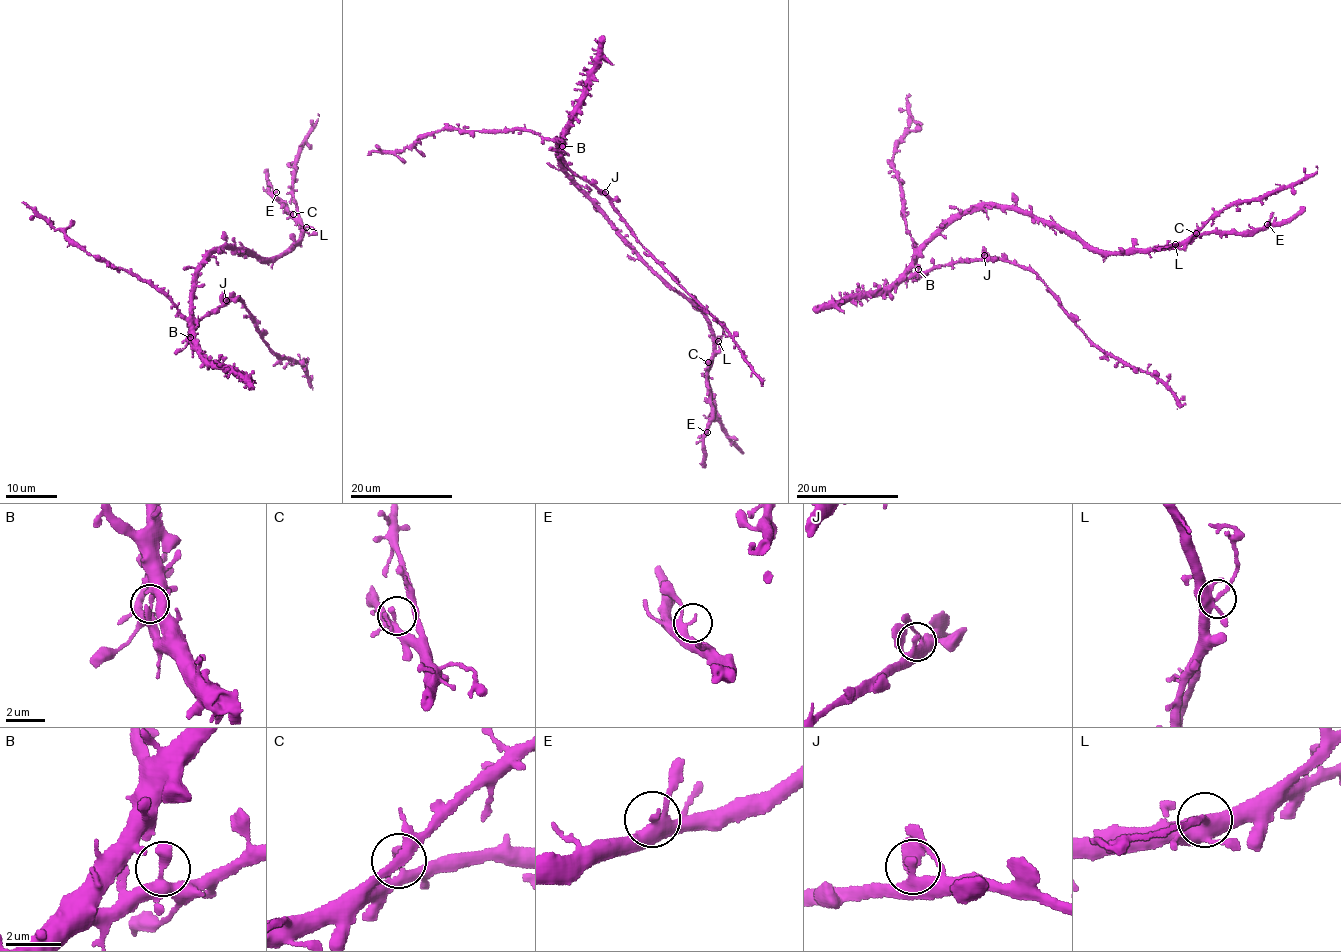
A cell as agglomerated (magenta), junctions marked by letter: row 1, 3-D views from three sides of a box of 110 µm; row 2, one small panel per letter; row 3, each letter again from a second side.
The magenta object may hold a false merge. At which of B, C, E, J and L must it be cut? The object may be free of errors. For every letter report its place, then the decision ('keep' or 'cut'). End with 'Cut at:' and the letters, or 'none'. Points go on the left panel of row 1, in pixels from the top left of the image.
B: at (190, 337); keep
C: at (293, 214); keep
E: at (276, 192); keep
J: at (226, 300); keep
L: at (306, 227); cut
Cut at: L

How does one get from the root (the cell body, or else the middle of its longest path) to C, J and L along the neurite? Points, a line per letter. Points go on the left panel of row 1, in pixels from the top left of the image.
C: (198, 272), (209, 254), (229, 245), (251, 250), (265, 258), (290, 251), (297, 244), (302, 230), (293, 214)
J: (198, 272), (192, 301), (190, 338), (187, 339), (199, 320), (215, 313), (226, 300)
L: (198, 272), (209, 254), (229, 245), (251, 250), (265, 258), (290, 251), (306, 227)

